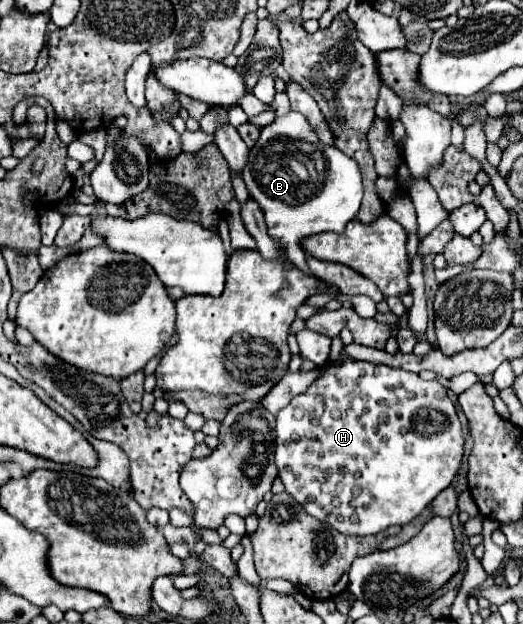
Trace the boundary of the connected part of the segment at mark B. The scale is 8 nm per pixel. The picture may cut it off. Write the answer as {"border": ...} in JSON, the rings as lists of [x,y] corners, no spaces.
{"border":[[[288,112],[262,128],[242,176],[250,196],[264,212],[270,238],[280,244],[284,256],[302,272],[308,272],[308,268],[302,258],[300,240],[322,232],[340,234],[356,218],[364,192],[356,160],[334,146],[322,144],[300,112]]]}

